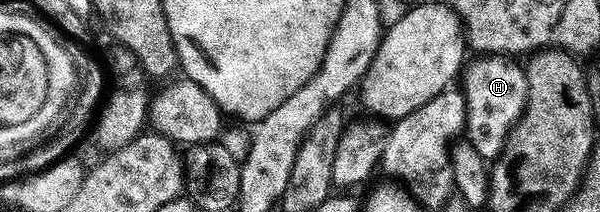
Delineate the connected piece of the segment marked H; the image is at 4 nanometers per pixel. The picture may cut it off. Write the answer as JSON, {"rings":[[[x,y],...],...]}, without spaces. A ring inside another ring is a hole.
{"rings":[[[479,55],[461,73],[461,92],[467,104],[465,140],[473,143],[487,162],[494,162],[523,108],[527,106],[527,70],[511,55]]]}

